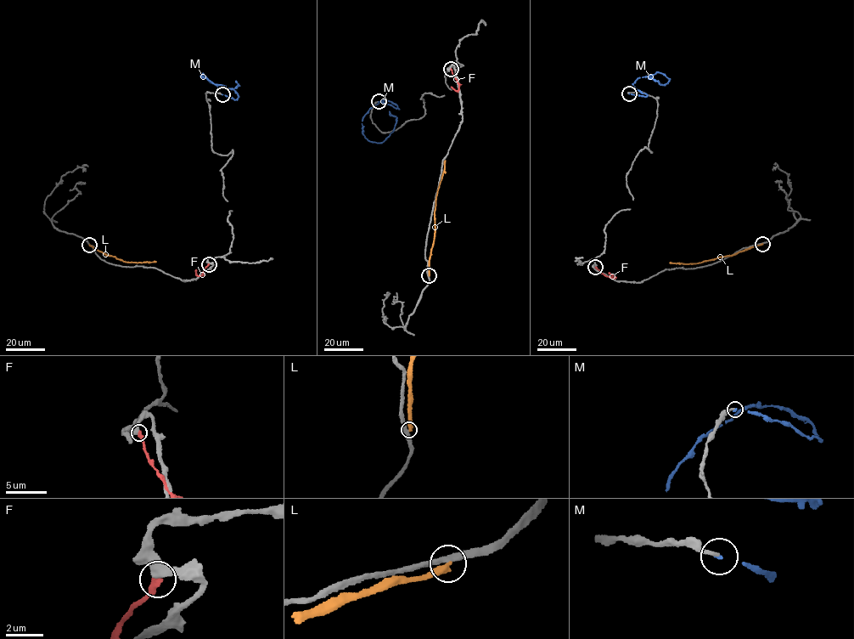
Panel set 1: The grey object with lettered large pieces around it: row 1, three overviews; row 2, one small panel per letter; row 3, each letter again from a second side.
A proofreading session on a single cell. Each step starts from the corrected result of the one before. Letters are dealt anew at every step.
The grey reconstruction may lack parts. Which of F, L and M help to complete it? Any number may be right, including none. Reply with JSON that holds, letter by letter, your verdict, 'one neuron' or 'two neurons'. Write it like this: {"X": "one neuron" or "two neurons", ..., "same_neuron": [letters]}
{"F": "two neurons", "L": "two neurons", "M": "two neurons", "same_neuron": []}

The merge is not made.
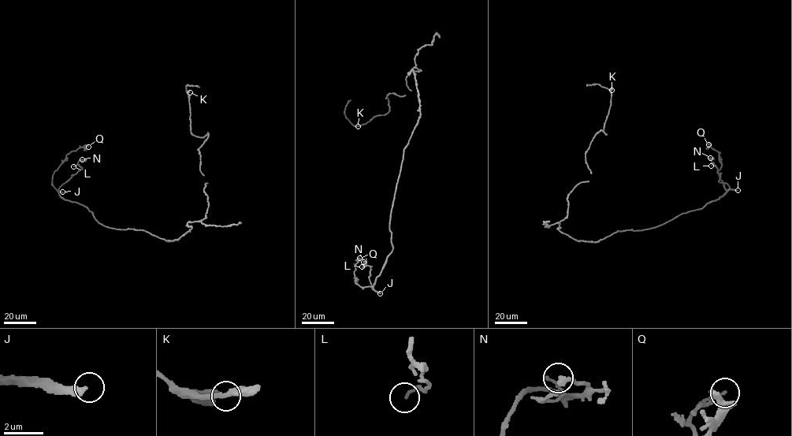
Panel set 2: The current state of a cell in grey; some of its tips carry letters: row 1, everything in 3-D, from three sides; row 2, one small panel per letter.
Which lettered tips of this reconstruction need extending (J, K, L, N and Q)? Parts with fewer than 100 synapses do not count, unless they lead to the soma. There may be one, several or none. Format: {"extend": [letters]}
{"extend": ["J"]}

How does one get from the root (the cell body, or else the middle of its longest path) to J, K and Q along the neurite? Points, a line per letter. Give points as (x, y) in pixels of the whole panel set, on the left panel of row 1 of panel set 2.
J: (172, 240), (143, 230), (105, 226), (86, 207), (61, 198), (58, 192), (62, 191)
K: (172, 240), (189, 231), (188, 222), (203, 219), (208, 206), (198, 149), (208, 134), (191, 132), (190, 92)
Q: (172, 240), (143, 230), (105, 226), (86, 207), (61, 197), (52, 184), (53, 173), (66, 154), (88, 147)

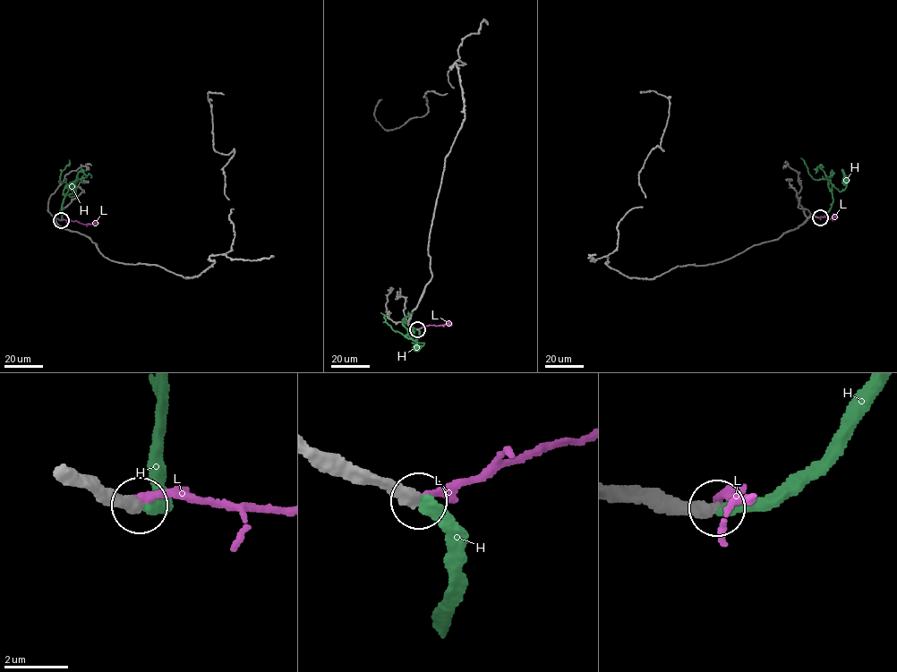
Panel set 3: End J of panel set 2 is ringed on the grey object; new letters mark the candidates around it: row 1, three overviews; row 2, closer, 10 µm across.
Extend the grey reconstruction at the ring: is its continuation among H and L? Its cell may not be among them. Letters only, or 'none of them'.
H

